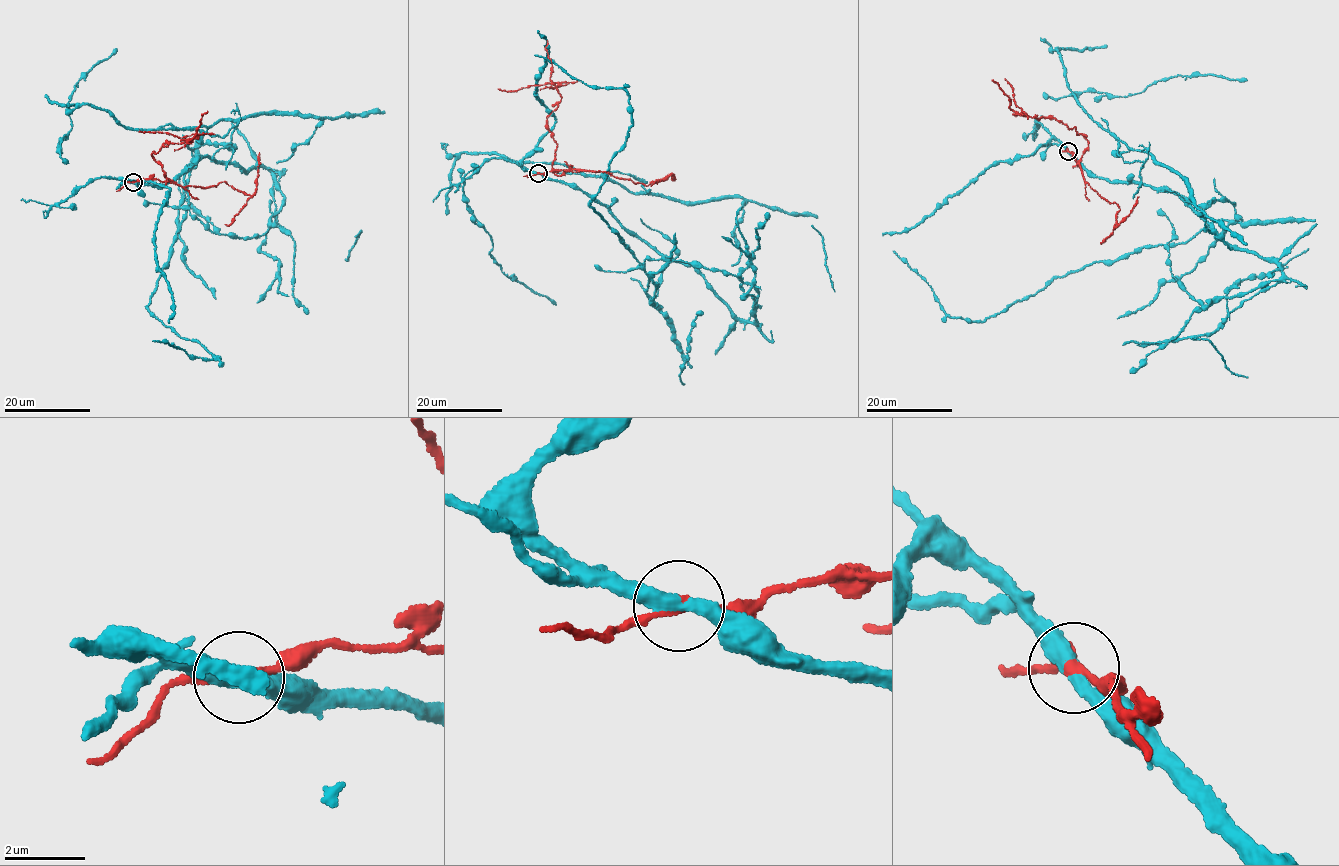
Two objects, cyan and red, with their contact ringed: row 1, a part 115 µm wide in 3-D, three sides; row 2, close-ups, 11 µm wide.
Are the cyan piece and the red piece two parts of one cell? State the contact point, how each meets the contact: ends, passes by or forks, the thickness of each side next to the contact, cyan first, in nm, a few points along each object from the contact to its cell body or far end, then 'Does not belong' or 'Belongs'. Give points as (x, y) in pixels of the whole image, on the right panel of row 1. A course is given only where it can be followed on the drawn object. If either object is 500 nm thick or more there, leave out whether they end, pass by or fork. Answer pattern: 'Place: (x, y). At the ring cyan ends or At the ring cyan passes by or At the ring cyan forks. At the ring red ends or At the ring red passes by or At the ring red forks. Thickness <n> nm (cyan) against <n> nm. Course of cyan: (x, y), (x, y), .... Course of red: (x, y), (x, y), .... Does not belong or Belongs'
Place: (1068, 151). At the ring cyan passes by. At the ring red passes by. Thickness 380 nm (cyan) against 200 nm. Course of cyan: (1068, 151), (1102, 179), (1176, 194), (1281, 276), (1205, 305), (1171, 274), (1173, 239), (968, 323), (893, 251). Course of red: (1068, 151), (1081, 168), (1087, 140), (1054, 119), (1039, 121), (1024, 113), (1005, 78). Does not belong

